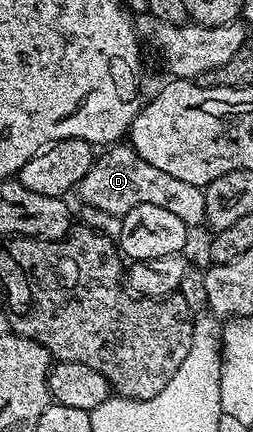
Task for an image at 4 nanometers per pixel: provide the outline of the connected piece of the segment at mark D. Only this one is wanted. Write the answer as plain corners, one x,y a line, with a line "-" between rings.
113,143
108,146
104,150
105,153
96,158
93,162
93,166
91,167
91,171
87,171
87,175
83,175
83,179
80,183
77,184
77,188
75,190
76,196
81,196
80,204
82,206
89,206
91,208
98,208
99,211
109,212
113,216
124,217
127,211
131,211
131,207
139,207
139,203
151,203
154,207
164,207
167,211
172,211
178,219
183,219
183,223
190,227
199,226
204,222
205,219
205,194
203,192
202,186
200,185
192,185
191,183
183,183
183,179
174,179
172,175
167,175
167,171
159,171
159,167
151,167
151,163
147,163
144,159
142,159
139,154
134,151
133,146
128,143

